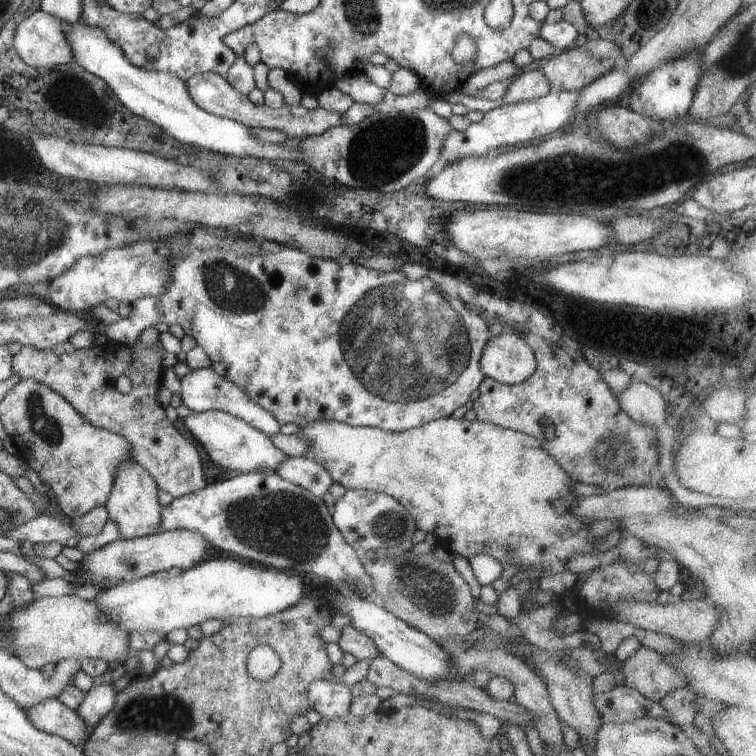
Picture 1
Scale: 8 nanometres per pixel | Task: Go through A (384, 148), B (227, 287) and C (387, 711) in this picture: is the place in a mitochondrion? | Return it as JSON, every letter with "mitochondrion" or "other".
{"A":"mitochondrion","B":"mitochondrion","C":"other"}

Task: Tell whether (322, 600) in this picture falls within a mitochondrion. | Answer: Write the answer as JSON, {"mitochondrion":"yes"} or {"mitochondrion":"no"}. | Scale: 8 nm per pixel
{"mitochondrion":"no"}

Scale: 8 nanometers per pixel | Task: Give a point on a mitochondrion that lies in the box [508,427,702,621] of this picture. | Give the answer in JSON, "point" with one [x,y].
{"point":[605,447]}

